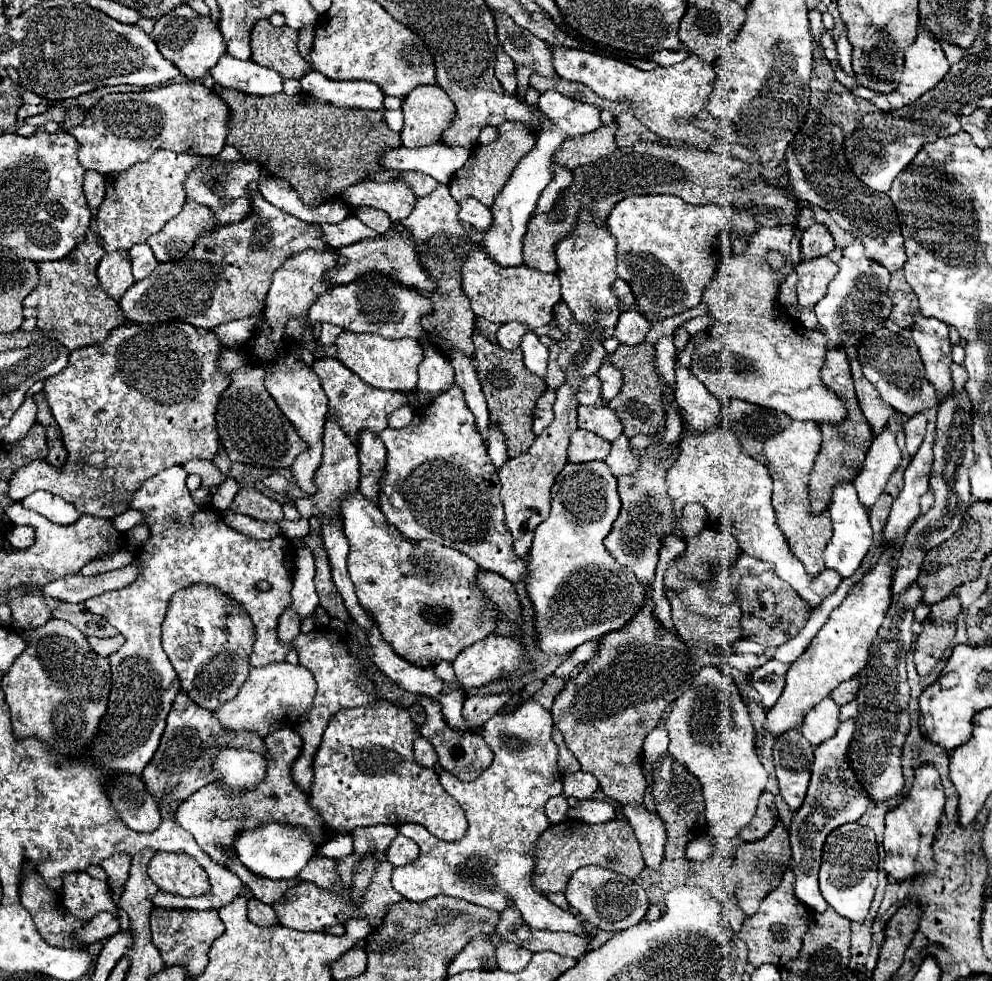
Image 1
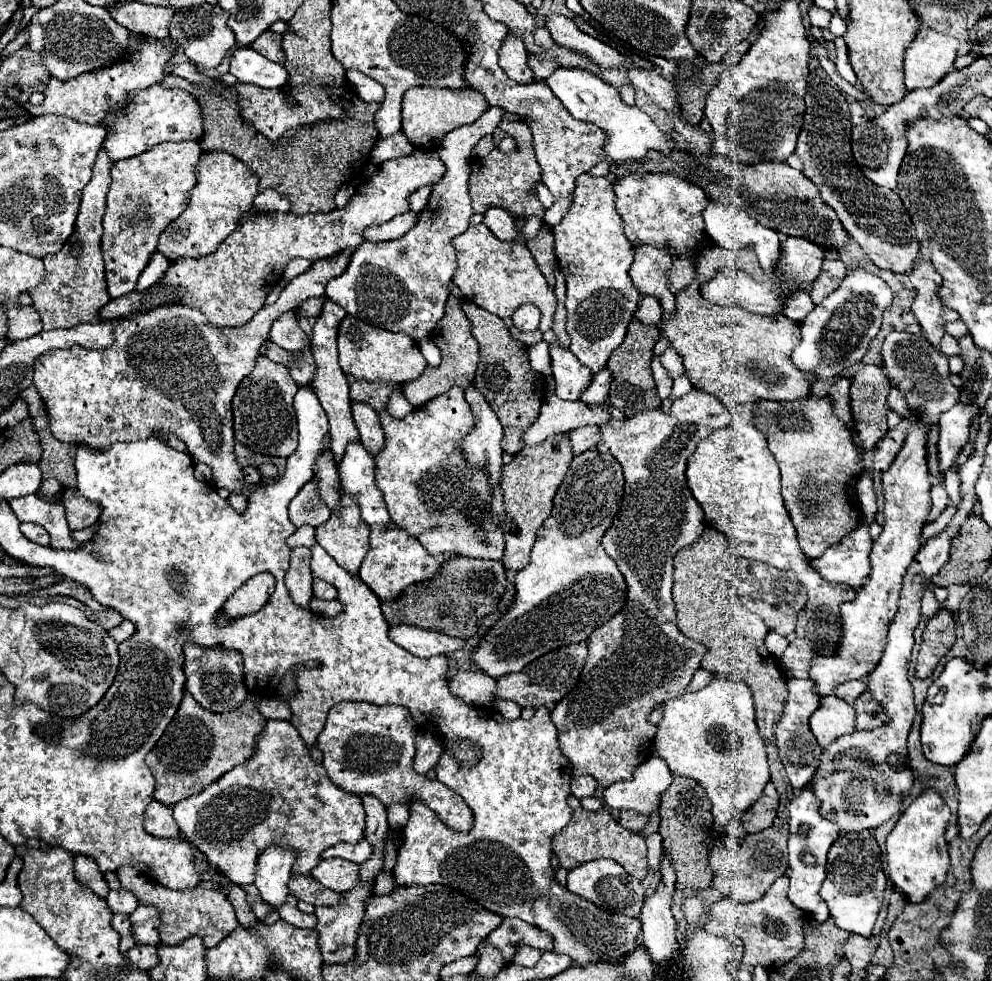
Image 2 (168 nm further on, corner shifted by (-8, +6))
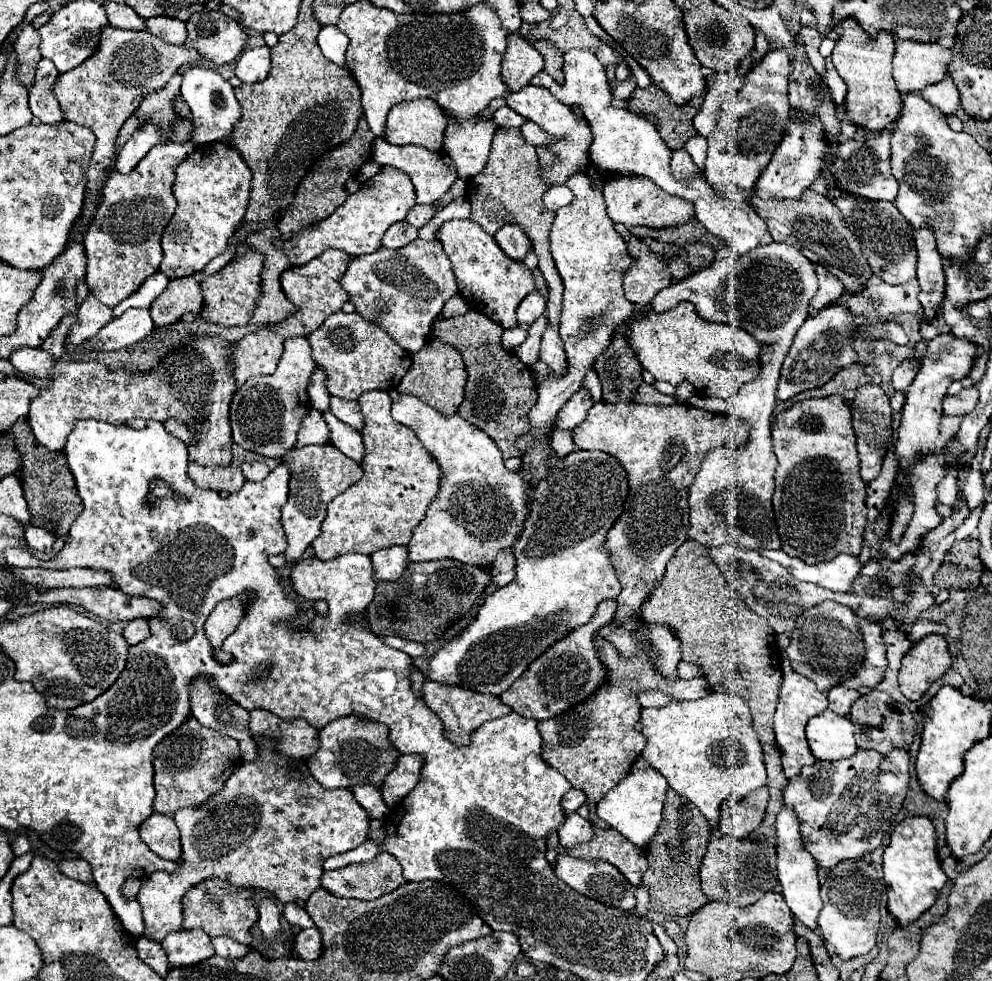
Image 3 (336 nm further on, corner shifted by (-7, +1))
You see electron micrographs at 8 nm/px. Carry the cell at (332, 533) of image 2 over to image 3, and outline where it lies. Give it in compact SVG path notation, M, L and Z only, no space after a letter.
M388 391L362 393L358 405L364 417L364 475L328 505L322 533L312 541L314 555L324 561L346 553L372 555L388 545L408 545L412 529L426 517L426 509L440 485L442 471L430 453L422 449L418 437L408 427L390 417Z

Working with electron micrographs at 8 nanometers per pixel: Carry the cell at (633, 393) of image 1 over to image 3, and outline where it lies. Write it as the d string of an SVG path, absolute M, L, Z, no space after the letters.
M620 331L614 333L608 349L596 357L594 371L602 383L602 397L608 403L632 401L632 393L642 383L640 361Z

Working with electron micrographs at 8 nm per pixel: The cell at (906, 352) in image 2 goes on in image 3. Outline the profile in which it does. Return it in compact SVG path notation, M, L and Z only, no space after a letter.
M976 387L962 389L956 397L944 397L944 415L968 415L976 407Z

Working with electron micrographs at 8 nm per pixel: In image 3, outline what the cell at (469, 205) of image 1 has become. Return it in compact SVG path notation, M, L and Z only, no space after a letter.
M504 225L496 235L494 235L496 243L500 245L500 249L514 261L524 261L524 257L528 255L528 249L532 249L530 239L526 237L526 233L518 227L518 225Z

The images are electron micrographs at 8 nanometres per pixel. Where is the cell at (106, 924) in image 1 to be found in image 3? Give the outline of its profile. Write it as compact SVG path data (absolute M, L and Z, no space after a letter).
M128 877L128 879L124 881L124 885L122 885L122 893L124 893L128 899L136 897L138 889L140 889L140 879L138 879L138 877Z

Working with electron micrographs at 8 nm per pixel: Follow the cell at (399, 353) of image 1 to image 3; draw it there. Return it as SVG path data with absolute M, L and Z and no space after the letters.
M332 313L310 337L312 357L326 373L326 389L342 399L358 399L364 391L384 389L392 391L410 369L410 353L404 351L390 335L376 323L364 321L358 313Z

